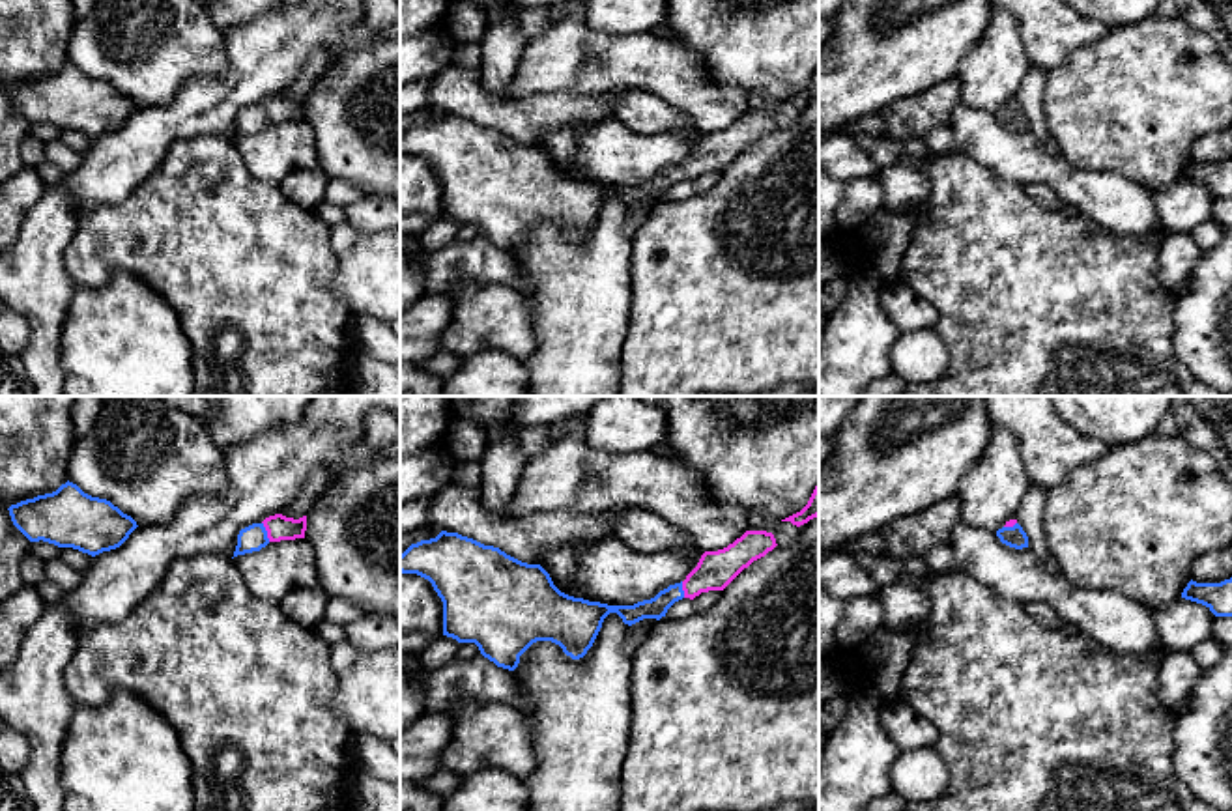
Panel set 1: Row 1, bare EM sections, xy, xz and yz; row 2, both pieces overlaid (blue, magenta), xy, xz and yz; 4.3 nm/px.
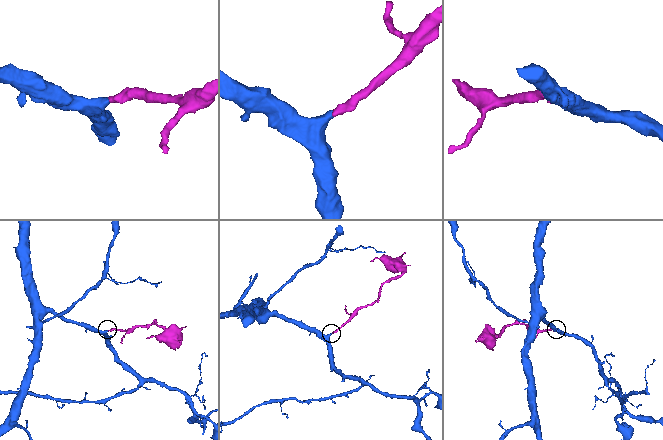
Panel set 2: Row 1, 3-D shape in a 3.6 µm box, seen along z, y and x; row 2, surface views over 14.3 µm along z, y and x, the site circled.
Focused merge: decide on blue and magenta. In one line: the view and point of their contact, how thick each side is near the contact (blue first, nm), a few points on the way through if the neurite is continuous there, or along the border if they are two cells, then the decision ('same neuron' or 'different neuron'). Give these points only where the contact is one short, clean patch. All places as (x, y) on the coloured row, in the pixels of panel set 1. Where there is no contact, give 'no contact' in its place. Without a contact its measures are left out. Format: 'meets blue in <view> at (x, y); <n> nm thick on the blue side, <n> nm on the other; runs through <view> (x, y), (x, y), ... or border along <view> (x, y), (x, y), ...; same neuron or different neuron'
meets blue in xy at (266, 531); 110 nm thick on the blue side, 110 nm on the other; runs through xy (251, 539), (266, 531), (279, 527); same neuron

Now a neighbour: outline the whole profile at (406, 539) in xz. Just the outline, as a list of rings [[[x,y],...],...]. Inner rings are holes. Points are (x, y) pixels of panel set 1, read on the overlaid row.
[[[426,525],[424,529],[411,531],[411,533],[400,533],[400,555],[411,546],[421,540],[436,538],[441,531]]]

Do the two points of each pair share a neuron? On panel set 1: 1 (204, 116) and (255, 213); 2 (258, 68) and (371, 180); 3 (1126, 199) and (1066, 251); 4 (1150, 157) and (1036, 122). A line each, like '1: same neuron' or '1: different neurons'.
1: different neurons
2: different neurons
3: different neurons
4: different neurons

